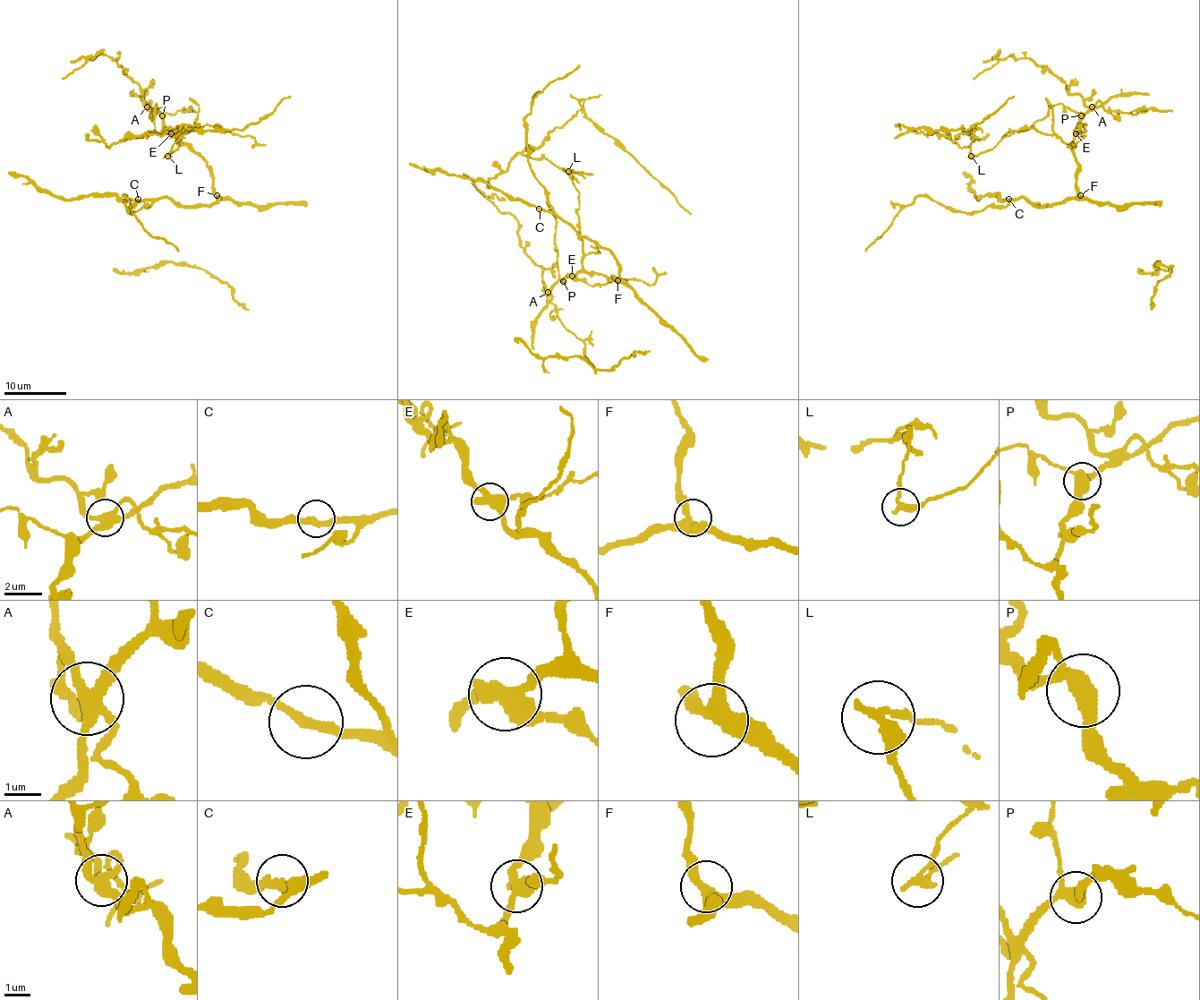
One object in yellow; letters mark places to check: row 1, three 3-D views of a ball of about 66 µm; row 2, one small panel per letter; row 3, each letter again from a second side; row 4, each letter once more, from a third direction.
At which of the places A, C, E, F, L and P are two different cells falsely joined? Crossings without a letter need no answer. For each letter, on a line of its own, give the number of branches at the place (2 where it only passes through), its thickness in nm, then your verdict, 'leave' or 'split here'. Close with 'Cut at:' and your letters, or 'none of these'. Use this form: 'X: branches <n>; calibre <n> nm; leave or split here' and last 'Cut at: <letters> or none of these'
A: branches 4; calibre 360 nm; split here
C: branches 2; calibre 280 nm; leave
E: branches 3; calibre 440 nm; split here
F: branches 3; calibre 380 nm; leave
L: branches 2; calibre 320 nm; split here
P: branches 3; calibre 400 nm; leave
Cut at: A, E, L

